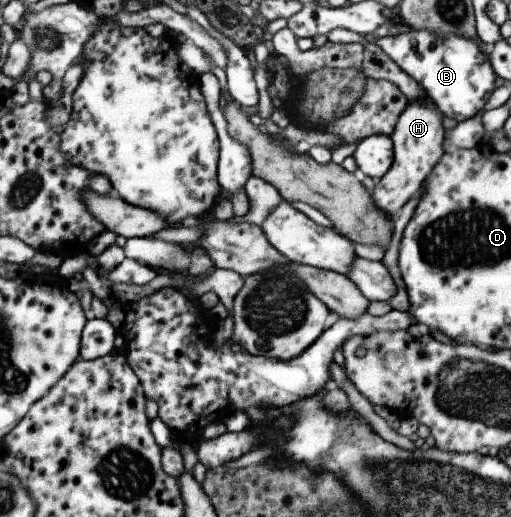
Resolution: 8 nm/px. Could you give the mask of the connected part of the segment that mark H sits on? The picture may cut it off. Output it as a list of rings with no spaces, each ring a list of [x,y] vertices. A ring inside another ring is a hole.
[[[419,98],[408,100],[405,109],[399,114],[390,135],[393,150],[391,165],[377,181],[369,185],[374,204],[385,212],[389,219],[406,201],[418,195],[422,181],[443,155],[442,119],[442,113],[435,106],[428,106]]]

